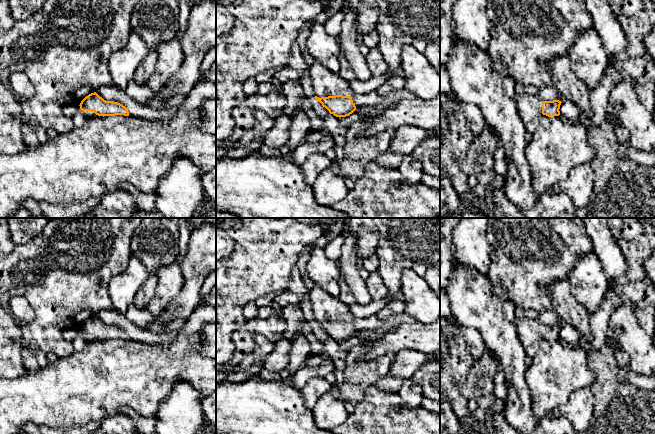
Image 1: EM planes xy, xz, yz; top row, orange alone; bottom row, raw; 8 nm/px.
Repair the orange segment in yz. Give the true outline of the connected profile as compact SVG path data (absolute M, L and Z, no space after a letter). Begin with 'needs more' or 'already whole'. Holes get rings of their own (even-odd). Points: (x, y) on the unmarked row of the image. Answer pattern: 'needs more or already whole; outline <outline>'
needs more; outline M515 318L513 321L516 333L524 349L526 356L533 357L536 354L540 340L554 341L560 339L561 325L543 325L539 320L528 318Z

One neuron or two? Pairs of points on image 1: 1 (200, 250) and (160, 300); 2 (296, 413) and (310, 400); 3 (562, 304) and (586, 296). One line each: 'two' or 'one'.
1: two
2: two
3: two

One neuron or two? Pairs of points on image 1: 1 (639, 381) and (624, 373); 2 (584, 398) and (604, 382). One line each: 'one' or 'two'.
1: one
2: two

